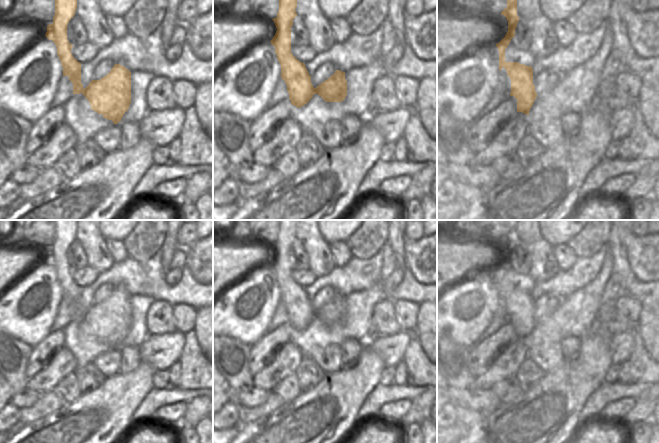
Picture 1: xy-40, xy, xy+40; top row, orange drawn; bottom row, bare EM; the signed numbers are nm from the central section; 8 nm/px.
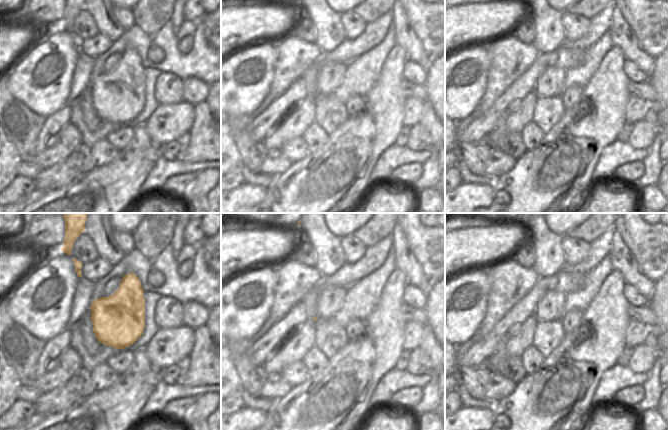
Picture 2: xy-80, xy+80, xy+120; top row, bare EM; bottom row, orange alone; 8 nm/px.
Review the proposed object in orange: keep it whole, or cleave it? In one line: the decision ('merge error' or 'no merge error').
no merge error

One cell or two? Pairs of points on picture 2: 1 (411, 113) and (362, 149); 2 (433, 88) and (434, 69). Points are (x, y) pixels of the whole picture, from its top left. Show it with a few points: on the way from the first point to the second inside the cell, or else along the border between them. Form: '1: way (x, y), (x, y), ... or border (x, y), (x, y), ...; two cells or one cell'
1: border (405, 99), (402, 124); two cells
2: way (434, 83), (434, 74); one cell

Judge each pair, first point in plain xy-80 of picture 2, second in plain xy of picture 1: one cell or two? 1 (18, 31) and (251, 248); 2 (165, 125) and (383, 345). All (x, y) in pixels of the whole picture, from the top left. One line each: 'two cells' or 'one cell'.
1: one cell
2: one cell

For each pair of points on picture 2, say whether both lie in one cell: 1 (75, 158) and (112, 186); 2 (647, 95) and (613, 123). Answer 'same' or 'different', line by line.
1: different
2: different

